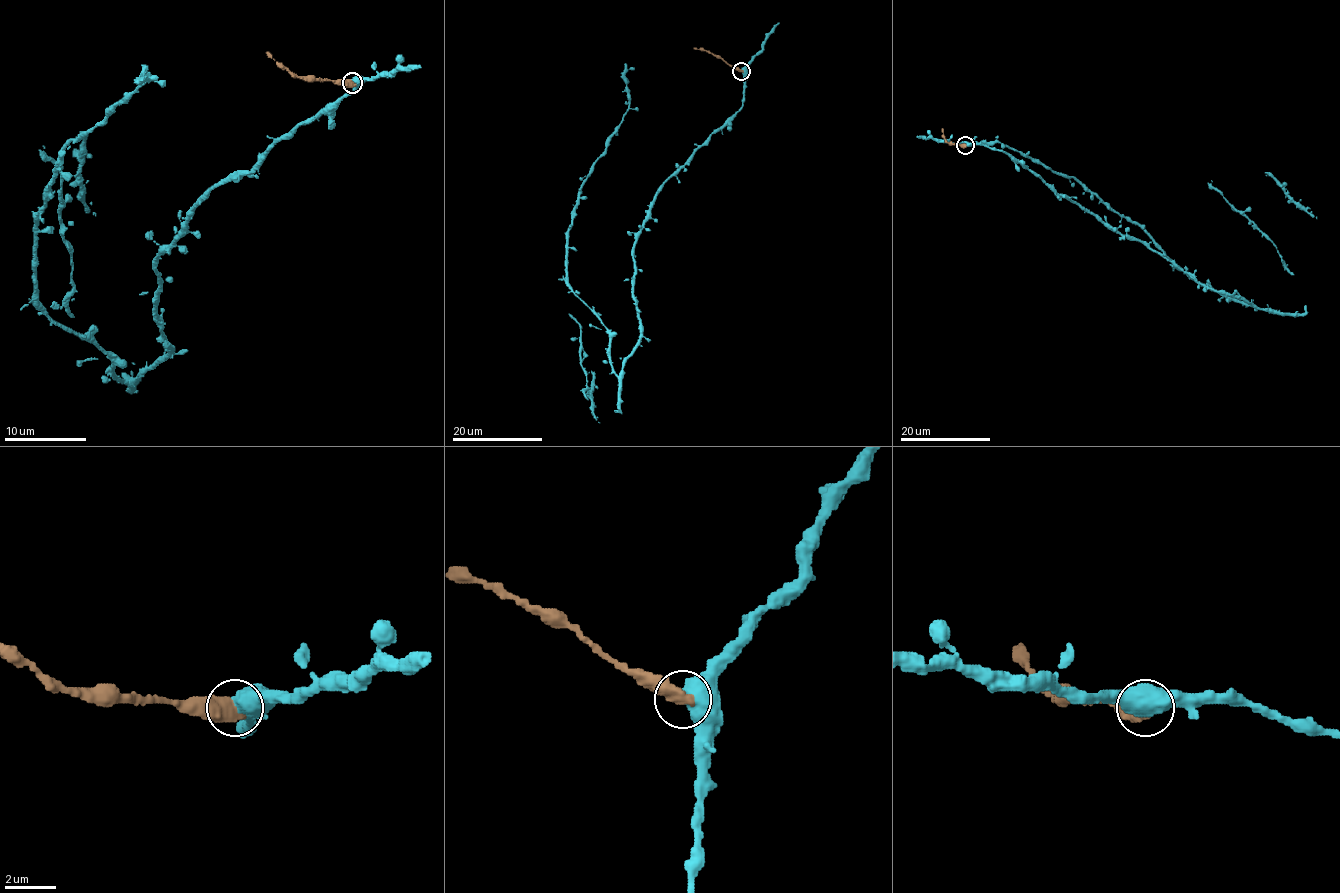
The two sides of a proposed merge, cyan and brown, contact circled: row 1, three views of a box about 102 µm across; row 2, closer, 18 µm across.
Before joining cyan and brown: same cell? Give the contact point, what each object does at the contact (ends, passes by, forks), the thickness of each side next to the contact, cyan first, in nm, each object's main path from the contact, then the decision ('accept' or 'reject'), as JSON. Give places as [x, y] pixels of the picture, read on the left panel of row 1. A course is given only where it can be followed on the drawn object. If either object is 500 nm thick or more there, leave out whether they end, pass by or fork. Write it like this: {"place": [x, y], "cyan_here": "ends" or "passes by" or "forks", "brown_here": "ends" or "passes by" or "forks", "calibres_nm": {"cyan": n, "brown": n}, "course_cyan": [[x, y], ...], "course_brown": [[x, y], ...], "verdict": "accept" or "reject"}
{"place": [352, 82], "calibres_nm": {"cyan": 600, "brown": 550}, "course_cyan": [[352, 81], [197, 204], [156, 263], [168, 353], [123, 382], [41, 308], [35, 216], [62, 150], [158, 77]], "course_brown": [[352, 83], [301, 79], [267, 52]], "verdict": "reject"}

